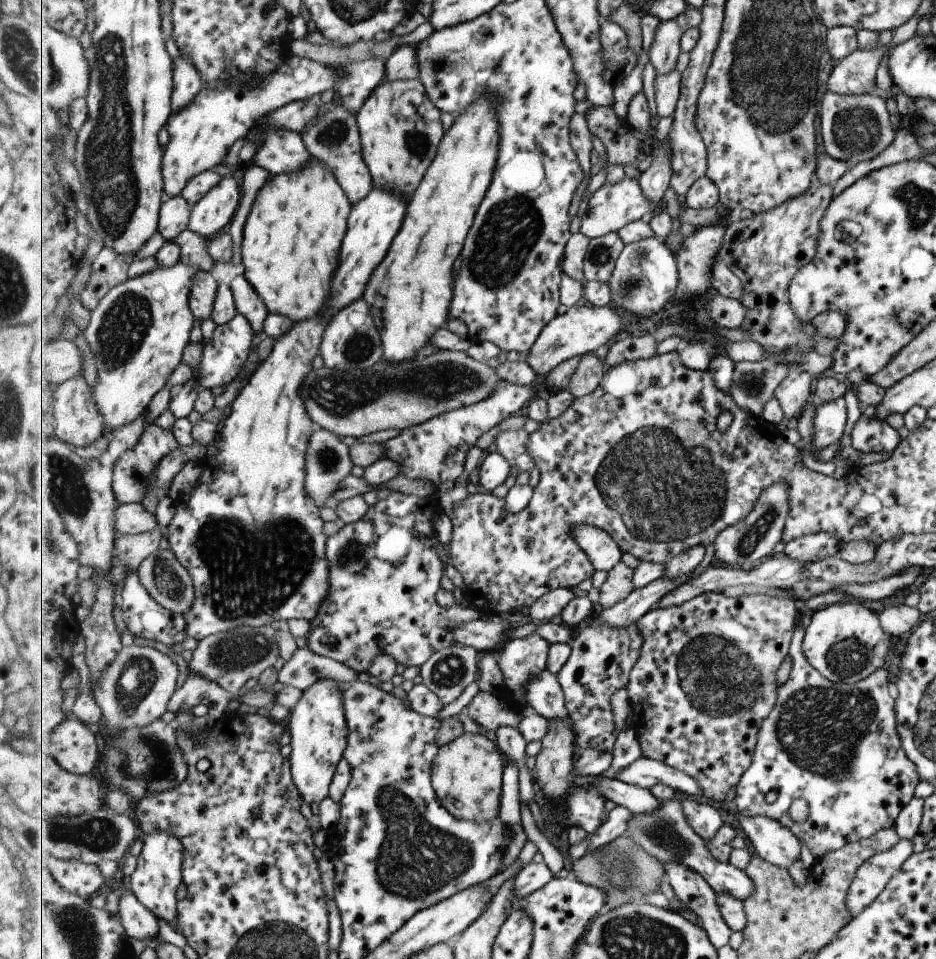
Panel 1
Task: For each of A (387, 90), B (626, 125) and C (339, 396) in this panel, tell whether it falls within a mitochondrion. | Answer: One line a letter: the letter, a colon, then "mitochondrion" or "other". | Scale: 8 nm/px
A: other
B: other
C: mitochondrion

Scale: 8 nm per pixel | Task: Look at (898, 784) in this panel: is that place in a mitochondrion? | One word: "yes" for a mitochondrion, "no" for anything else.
no

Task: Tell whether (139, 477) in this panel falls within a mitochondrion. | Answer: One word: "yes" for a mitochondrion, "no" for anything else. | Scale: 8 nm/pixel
no

